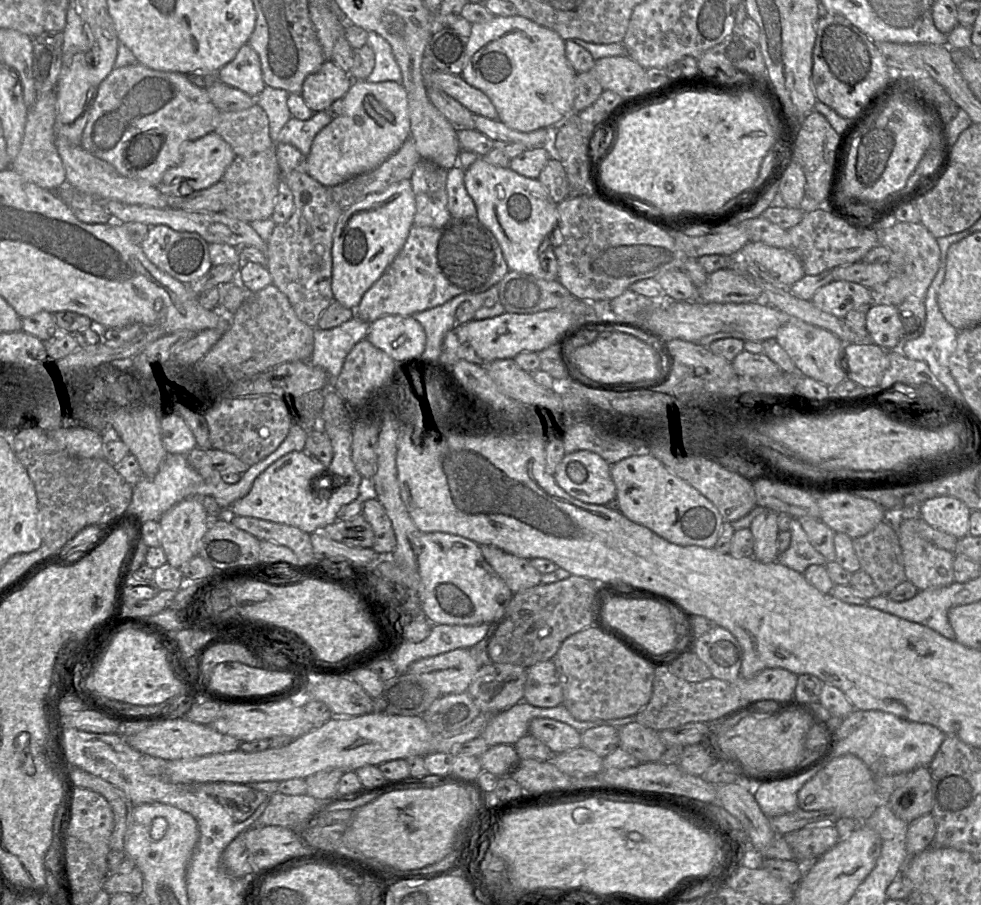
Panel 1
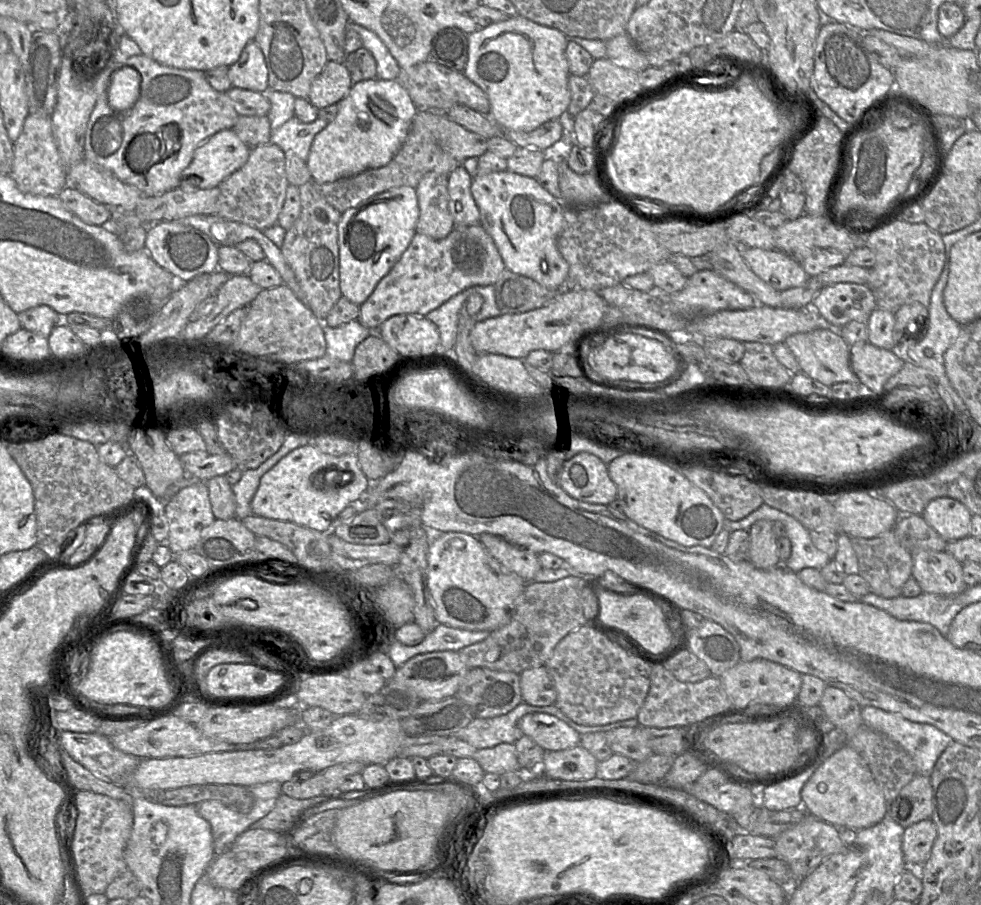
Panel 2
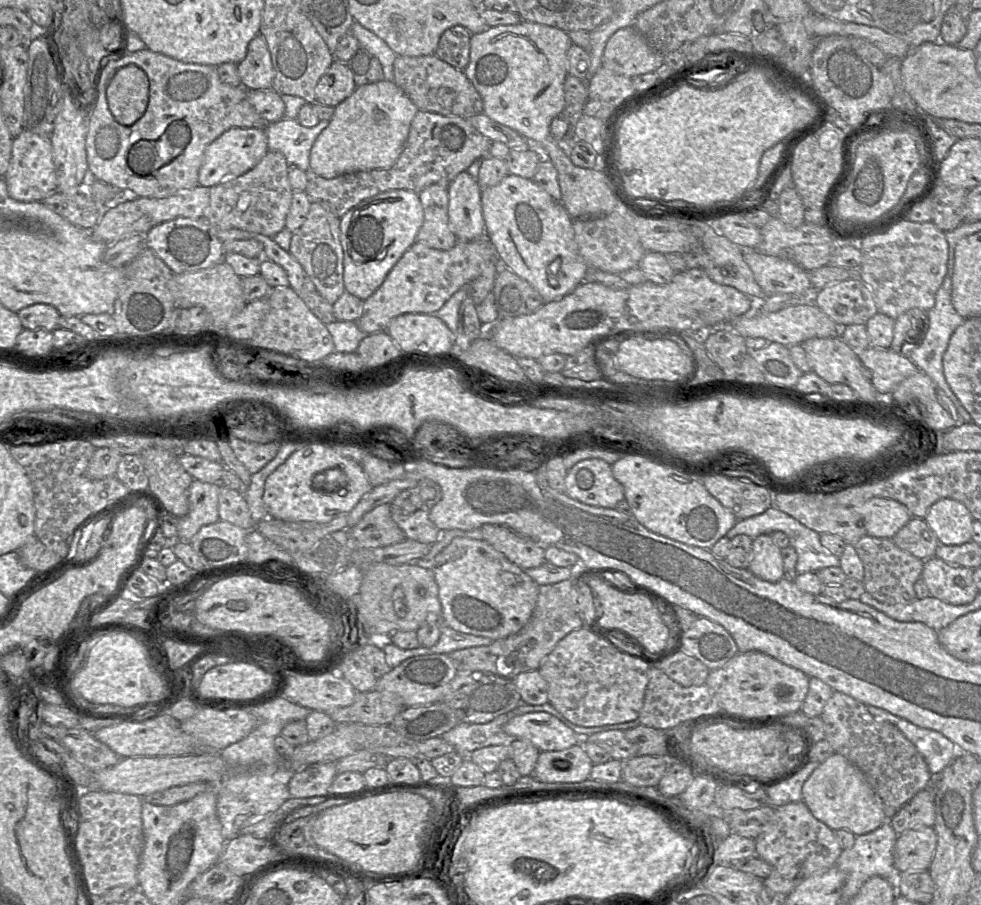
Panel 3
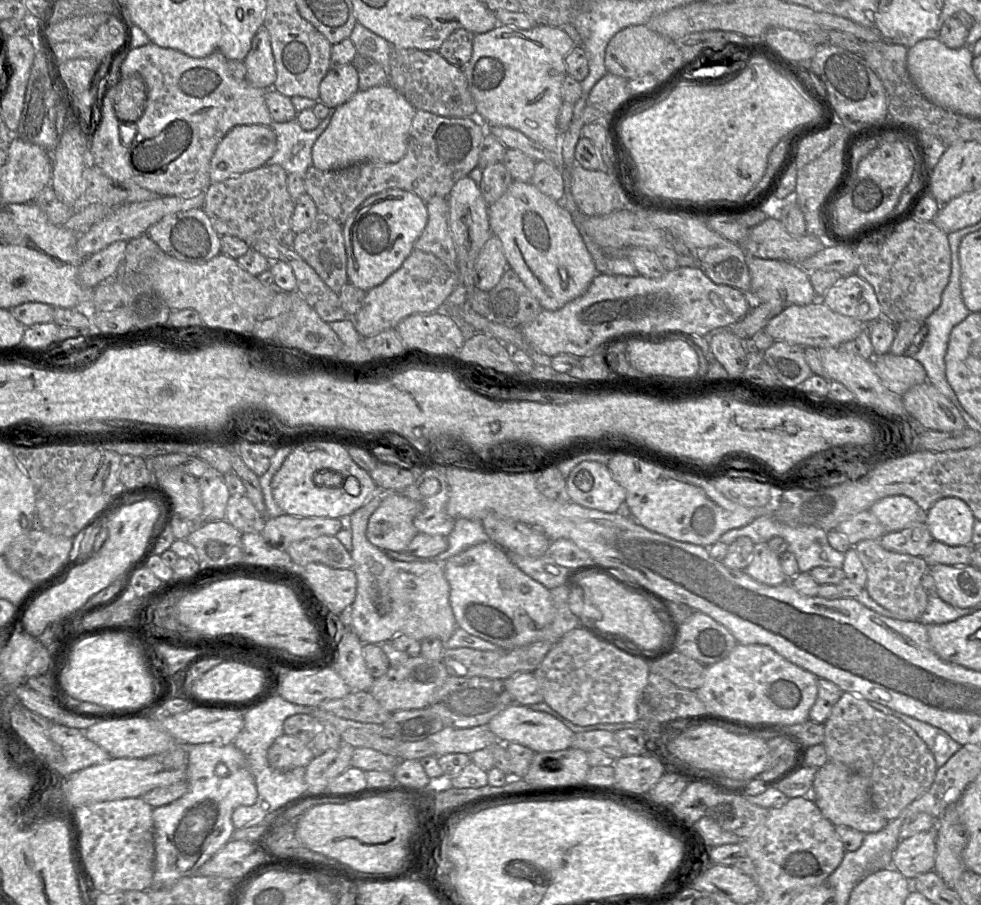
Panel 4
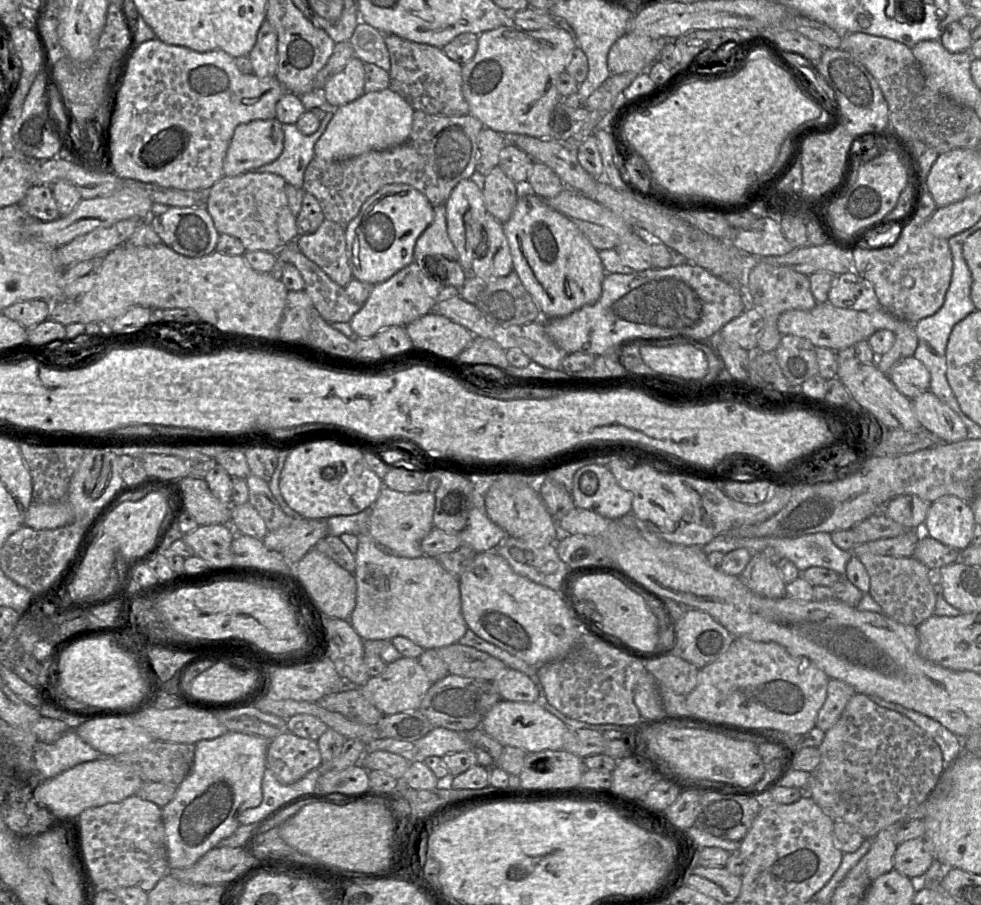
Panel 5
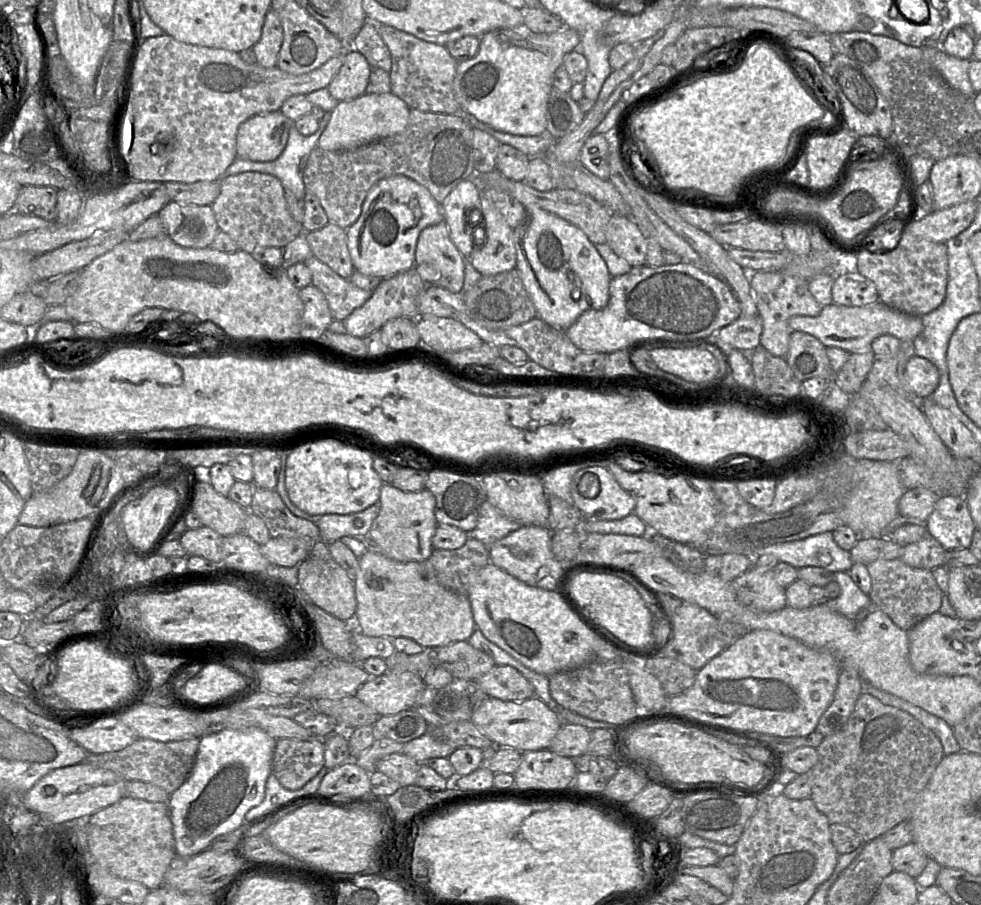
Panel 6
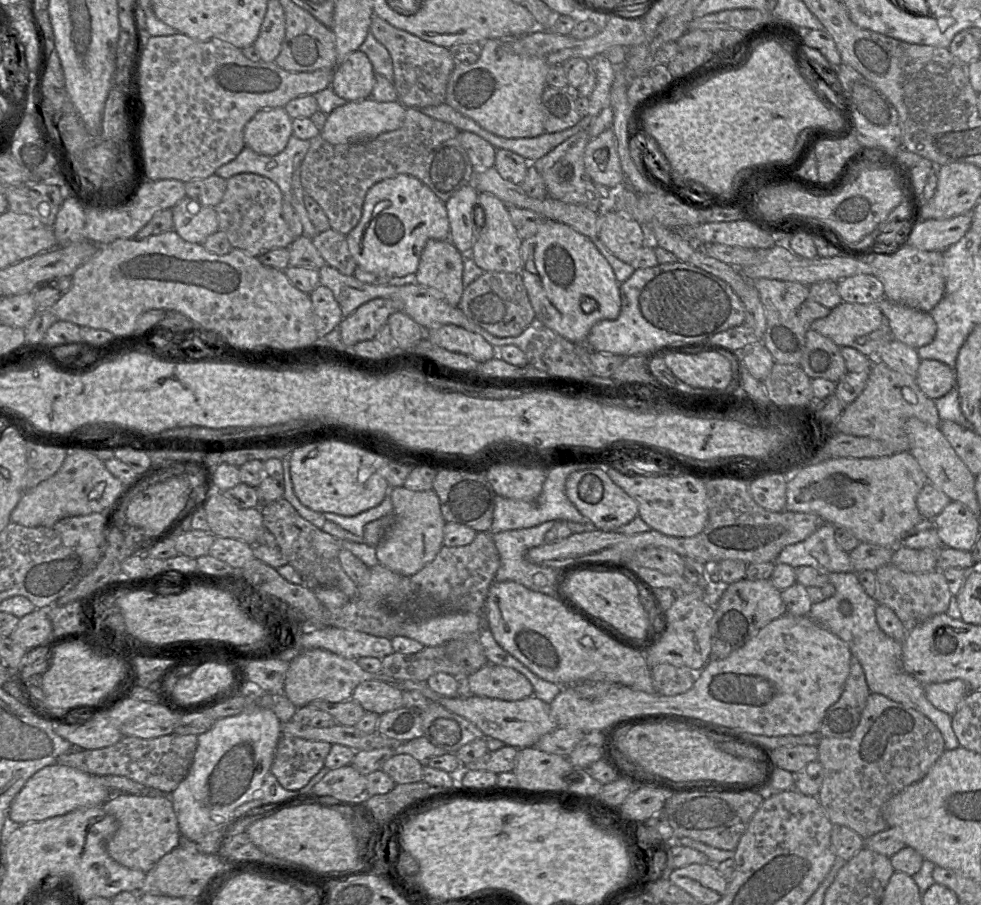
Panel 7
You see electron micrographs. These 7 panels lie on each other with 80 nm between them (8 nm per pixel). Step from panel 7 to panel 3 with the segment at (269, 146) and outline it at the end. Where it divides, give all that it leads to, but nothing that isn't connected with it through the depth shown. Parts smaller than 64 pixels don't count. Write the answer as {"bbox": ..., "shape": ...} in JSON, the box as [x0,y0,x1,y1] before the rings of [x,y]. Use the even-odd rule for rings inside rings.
{"bbox":[198,128,268,188],"shape":[[[231,128],[215,139],[204,151],[198,186],[211,188],[241,176],[255,167],[268,152],[265,128]]]}

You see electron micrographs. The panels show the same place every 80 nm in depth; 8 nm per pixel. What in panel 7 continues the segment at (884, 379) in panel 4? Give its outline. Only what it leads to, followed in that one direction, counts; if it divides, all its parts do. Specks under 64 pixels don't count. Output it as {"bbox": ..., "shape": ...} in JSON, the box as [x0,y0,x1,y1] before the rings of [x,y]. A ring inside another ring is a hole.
{"bbox":[915,359,956,399],"shape":[[[935,359],[920,360],[915,381],[929,398],[936,399],[956,387],[954,369]]]}

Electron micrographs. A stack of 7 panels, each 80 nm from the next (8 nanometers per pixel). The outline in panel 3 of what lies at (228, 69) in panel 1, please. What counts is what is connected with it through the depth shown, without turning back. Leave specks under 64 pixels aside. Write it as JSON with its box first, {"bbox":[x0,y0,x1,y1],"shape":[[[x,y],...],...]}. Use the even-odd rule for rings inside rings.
{"bbox":[237,33,274,90],"shape":[[[260,33],[247,48],[245,59],[237,64],[241,86],[248,90],[270,90],[274,80],[271,54],[264,36]]]}

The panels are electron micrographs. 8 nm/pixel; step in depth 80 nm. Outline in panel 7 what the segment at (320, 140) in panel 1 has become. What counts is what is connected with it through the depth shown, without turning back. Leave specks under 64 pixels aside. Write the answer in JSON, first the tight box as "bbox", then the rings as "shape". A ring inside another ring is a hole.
{"bbox":[321,97,407,144],"shape":[[[369,97],[363,100],[349,101],[328,114],[326,123],[321,128],[321,136],[331,144],[363,142],[400,128],[405,119],[406,109],[407,107],[398,100],[379,102]]]}

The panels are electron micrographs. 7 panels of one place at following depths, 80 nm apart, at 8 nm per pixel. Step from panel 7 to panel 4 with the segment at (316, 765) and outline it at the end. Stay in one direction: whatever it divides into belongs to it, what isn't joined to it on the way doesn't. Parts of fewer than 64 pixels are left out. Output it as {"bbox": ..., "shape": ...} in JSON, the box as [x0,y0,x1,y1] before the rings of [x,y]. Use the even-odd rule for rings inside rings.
{"bbox":[268,734,316,770],"shape":[[[282,734],[277,737],[268,749],[268,761],[277,770],[291,770],[296,767],[306,767],[315,757],[316,753],[310,744],[305,744],[297,737]]]}

